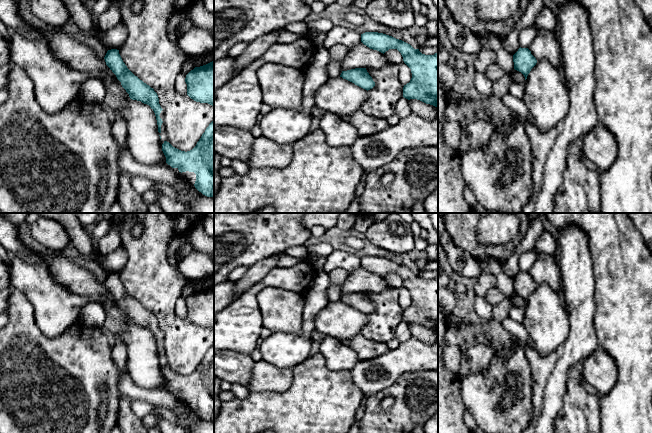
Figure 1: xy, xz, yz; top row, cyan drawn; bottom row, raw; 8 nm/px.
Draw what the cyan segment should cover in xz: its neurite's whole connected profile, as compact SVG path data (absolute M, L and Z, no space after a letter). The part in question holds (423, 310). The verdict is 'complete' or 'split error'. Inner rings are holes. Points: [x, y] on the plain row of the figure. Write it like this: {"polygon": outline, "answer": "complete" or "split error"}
{"polygon": "M378 256L361 258L361 266L383 278L389 273L397 273L412 297L410 306L403 311L403 321L438 332L438 276L425 279L402 264Z", "answer": "complete"}

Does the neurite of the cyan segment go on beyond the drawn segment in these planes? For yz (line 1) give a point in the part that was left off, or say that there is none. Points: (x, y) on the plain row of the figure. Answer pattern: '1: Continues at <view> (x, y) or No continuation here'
1: No continuation here

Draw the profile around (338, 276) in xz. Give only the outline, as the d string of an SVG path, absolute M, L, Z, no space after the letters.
M336 268L328 275L331 285L342 285L346 281L349 273L342 268Z

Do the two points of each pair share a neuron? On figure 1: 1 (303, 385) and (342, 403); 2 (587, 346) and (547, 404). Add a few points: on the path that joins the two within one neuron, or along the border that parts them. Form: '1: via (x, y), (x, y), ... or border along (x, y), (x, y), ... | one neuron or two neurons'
1: via (313, 395), (321, 403), (332, 403) | one neuron
2: via (571, 356), (550, 377), (549, 388) | one neuron

